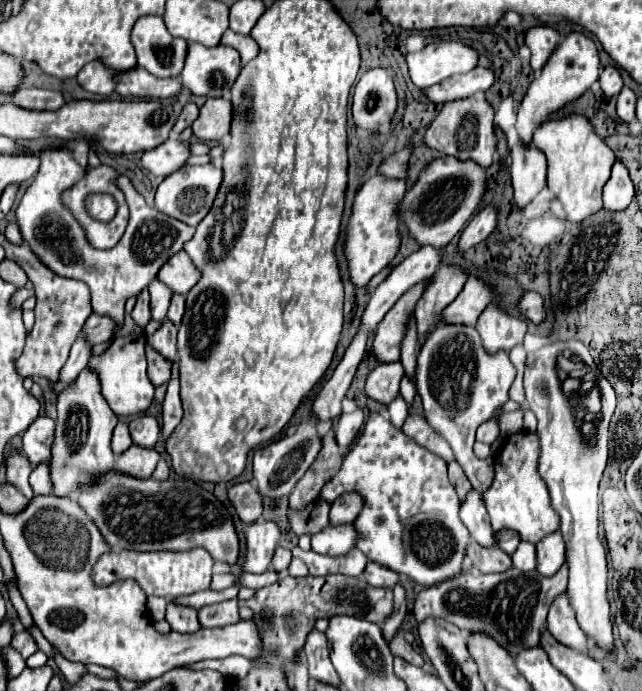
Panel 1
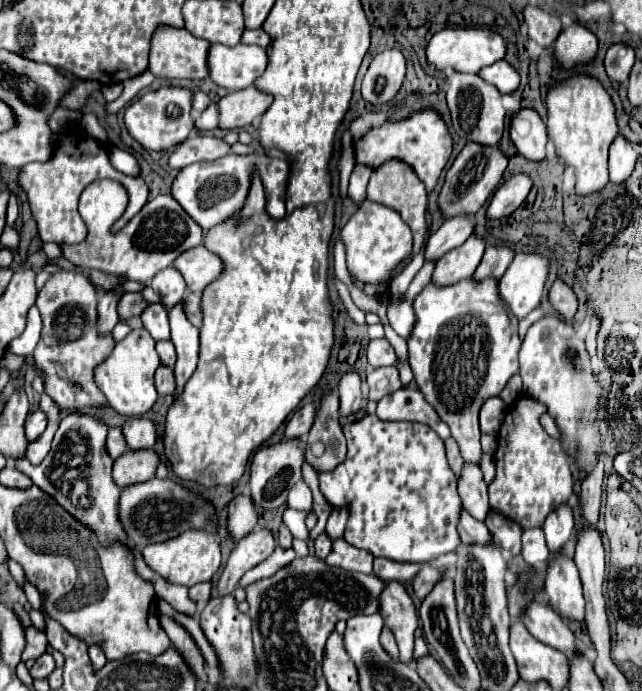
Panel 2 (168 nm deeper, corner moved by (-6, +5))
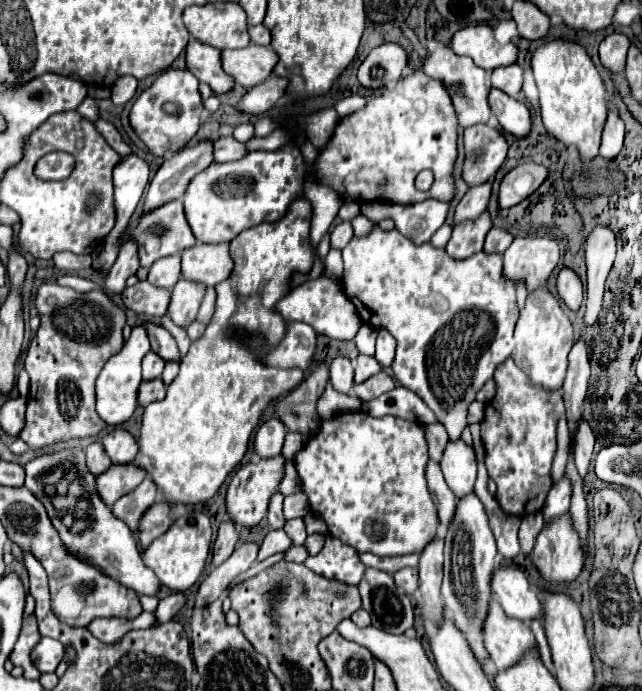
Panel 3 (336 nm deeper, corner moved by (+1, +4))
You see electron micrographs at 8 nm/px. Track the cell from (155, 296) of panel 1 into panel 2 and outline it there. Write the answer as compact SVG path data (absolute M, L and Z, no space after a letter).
M169 265L163 271L159 271L151 279L149 285L163 299L163 303L167 305L167 309L171 309L173 305L177 305L185 297L185 293L187 293L185 283L183 283L183 275L179 275L179 271L175 271L173 265Z

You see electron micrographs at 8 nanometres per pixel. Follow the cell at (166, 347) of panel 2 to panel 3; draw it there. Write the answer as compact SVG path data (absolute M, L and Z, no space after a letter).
M148 352L148 356L144 356L144 364L142 364L144 380L160 378L162 370L164 370L164 360L160 356L156 356L156 352Z

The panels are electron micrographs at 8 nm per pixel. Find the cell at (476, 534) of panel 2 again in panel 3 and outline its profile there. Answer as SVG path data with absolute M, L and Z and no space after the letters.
M430 460L428 466L426 466L426 478L428 478L428 490L432 494L436 508L438 508L440 524L444 528L448 528L448 524L452 522L452 516L456 514L456 496L446 486L444 476L440 472L440 466L434 460Z

